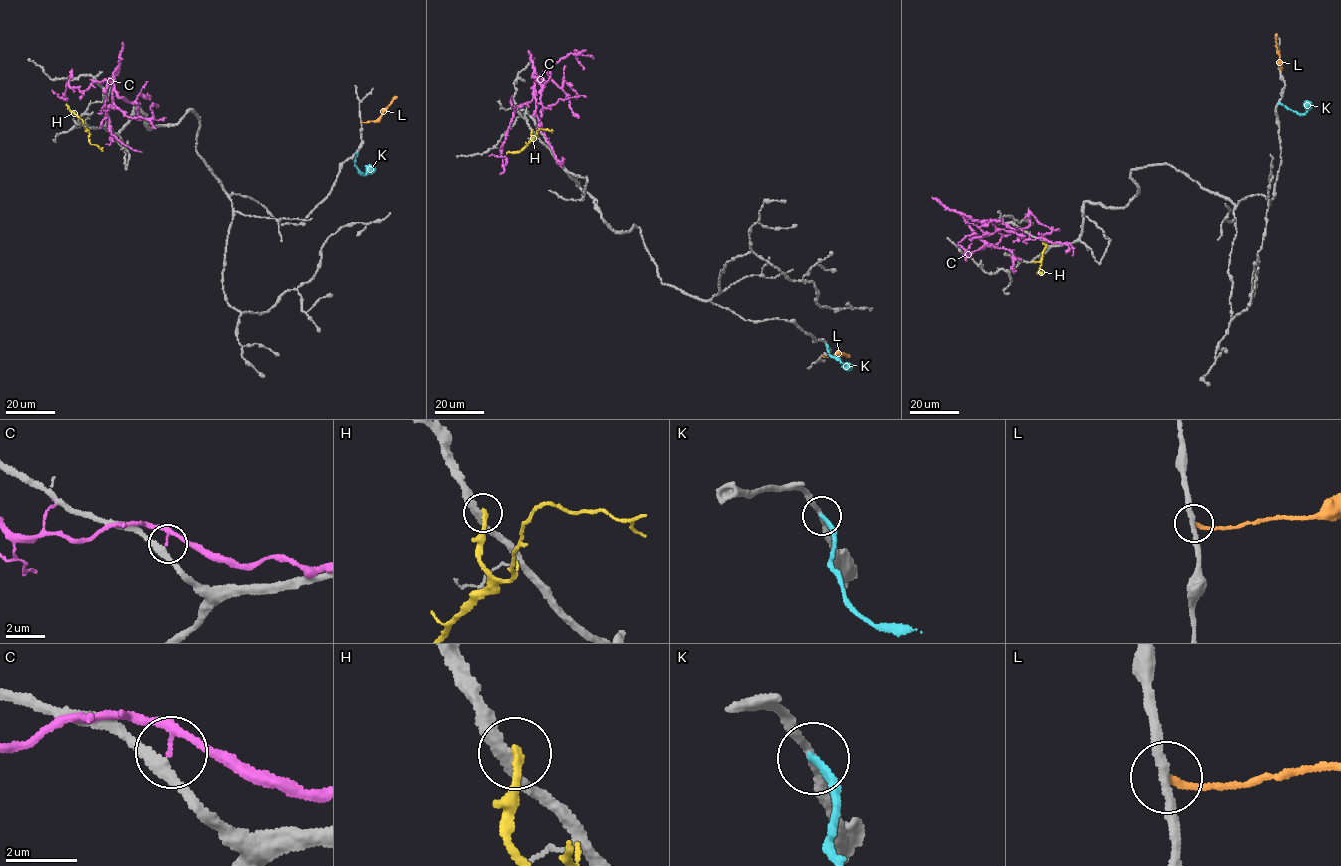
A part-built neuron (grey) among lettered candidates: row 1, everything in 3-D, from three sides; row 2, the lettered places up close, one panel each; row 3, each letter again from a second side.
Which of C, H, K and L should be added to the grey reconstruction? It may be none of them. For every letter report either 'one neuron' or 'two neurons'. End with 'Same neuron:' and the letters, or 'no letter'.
C: two neurons
H: two neurons
K: two neurons
L: two neurons
Same neuron: no letter

